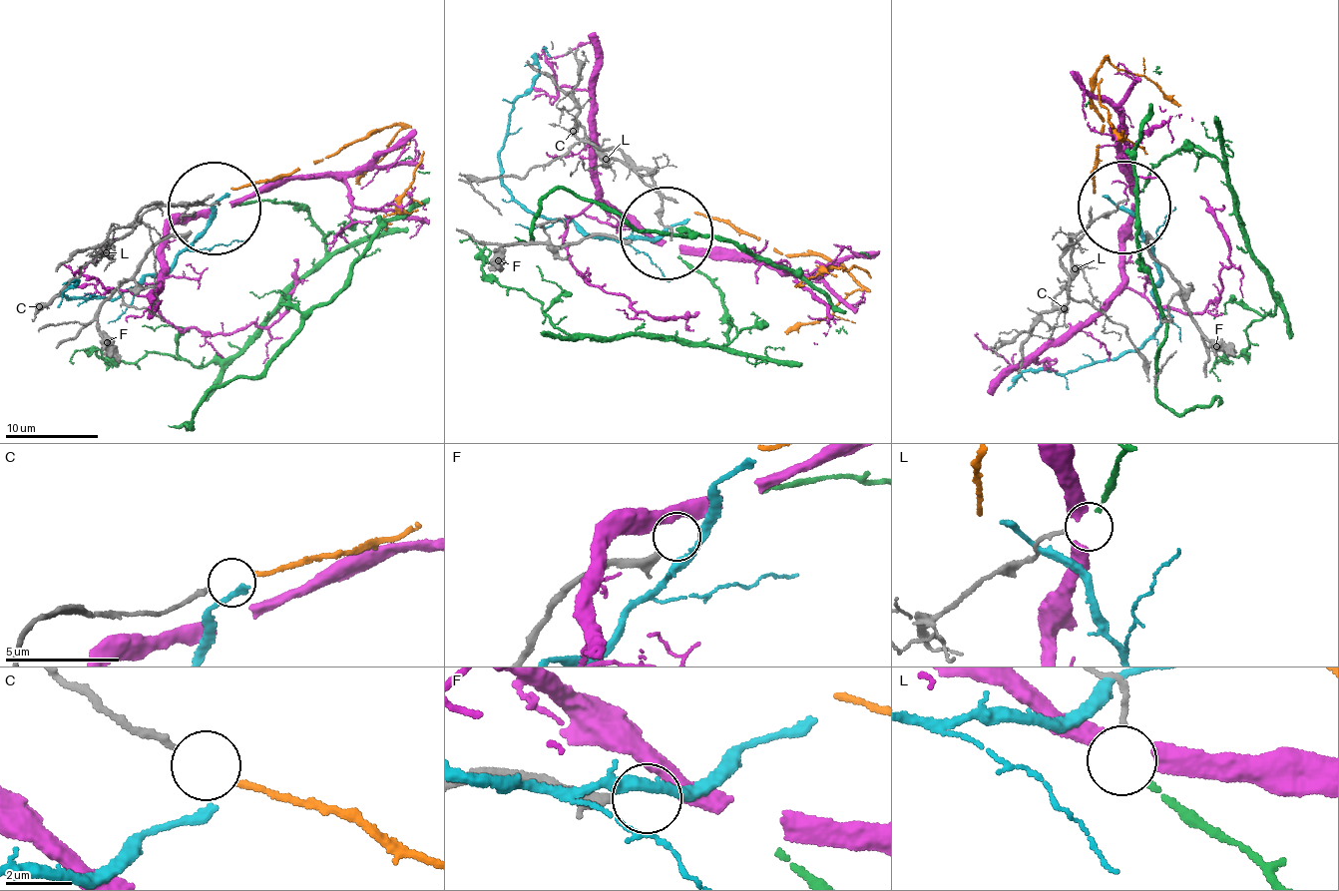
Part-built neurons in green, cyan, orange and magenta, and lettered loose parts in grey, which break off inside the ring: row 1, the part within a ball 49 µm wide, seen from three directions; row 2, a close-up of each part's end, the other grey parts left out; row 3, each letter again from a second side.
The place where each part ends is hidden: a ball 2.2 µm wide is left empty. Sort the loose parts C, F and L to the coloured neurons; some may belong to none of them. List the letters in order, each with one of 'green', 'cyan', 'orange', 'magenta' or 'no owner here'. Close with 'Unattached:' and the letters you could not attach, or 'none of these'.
C: orange
F: no owner here
L: green
Unattached: F

